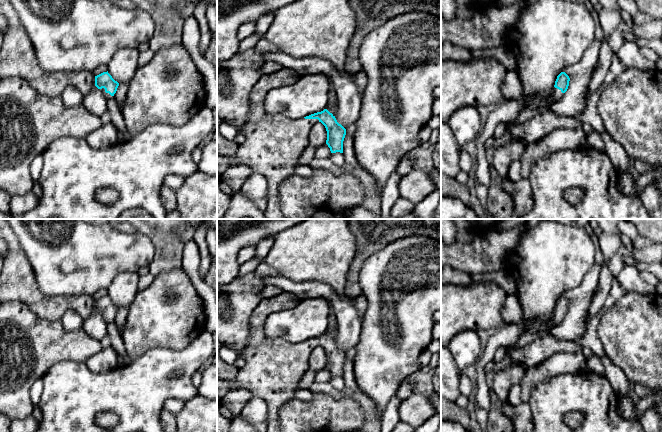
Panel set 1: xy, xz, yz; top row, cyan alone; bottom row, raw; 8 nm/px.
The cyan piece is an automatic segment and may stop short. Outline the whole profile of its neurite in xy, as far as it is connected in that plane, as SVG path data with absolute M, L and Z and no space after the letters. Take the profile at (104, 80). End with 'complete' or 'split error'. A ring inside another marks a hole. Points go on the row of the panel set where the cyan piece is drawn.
M0 0L0 14L8 23L0 48L0 78L20 77L39 94L50 98L60 96L68 86L75 87L84 95L96 86L107 100L114 98L119 83L108 71L97 76L92 71L44 72L39 66L33 44L10 0Z | split error

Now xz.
M283 67L281 70L269 75L262 75L250 92L250 111L248 120L240 127L239 133L245 135L245 141L239 144L237 152L232 157L217 157L217 176L220 177L231 165L247 165L253 173L264 176L267 180L267 203L264 215L267 219L286 219L280 207L279 188L281 183L288 177L295 175L296 165L303 150L308 145L308 135L311 128L321 122L327 131L326 144L331 153L343 153L343 141L346 129L337 122L336 104L300 119L289 119L284 116L270 116L265 112L265 98L270 90L284 87L295 83L300 75L292 70Z | split error

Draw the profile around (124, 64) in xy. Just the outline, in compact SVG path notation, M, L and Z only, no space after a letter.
M137 48L119 49L108 65L108 73L119 84L129 84L138 69L138 57L140 52Z

